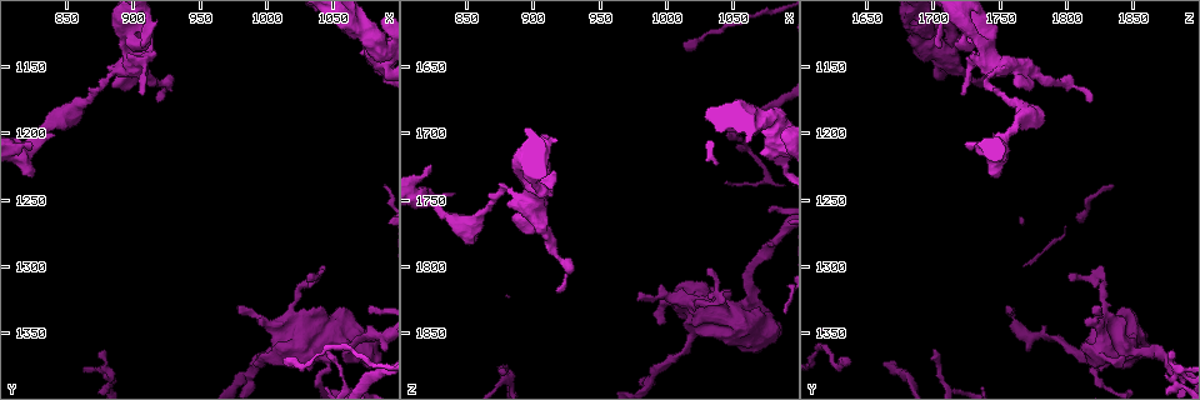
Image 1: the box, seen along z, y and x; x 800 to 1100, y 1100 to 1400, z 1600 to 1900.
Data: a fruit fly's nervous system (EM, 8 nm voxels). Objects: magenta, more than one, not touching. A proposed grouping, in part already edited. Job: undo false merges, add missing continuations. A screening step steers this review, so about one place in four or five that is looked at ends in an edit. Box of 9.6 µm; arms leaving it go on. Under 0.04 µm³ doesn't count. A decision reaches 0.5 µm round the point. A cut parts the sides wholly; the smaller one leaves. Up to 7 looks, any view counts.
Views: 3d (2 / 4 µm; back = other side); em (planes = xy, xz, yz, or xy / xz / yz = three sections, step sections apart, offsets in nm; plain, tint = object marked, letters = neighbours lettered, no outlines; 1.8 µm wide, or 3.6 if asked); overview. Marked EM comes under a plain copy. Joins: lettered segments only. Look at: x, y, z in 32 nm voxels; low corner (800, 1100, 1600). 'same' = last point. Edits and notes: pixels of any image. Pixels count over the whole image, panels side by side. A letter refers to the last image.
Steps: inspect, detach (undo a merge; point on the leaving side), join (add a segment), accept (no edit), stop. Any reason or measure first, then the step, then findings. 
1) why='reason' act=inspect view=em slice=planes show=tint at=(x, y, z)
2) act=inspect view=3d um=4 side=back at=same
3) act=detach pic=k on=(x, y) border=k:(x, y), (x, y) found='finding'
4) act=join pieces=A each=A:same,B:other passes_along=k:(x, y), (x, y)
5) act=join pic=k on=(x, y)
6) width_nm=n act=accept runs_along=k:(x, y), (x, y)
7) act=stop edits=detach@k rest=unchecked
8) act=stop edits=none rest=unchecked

why='abrupt turn' act=inspect view=3d um=4 at=(1064, 1360, 1838)

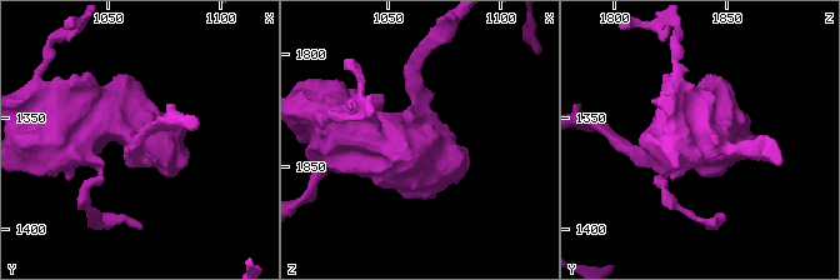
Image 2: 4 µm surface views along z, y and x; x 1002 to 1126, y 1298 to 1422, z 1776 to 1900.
act=inspect view=em um=3.6 slice=xy step=8 show=tint at=(1063, 1358, 1838)

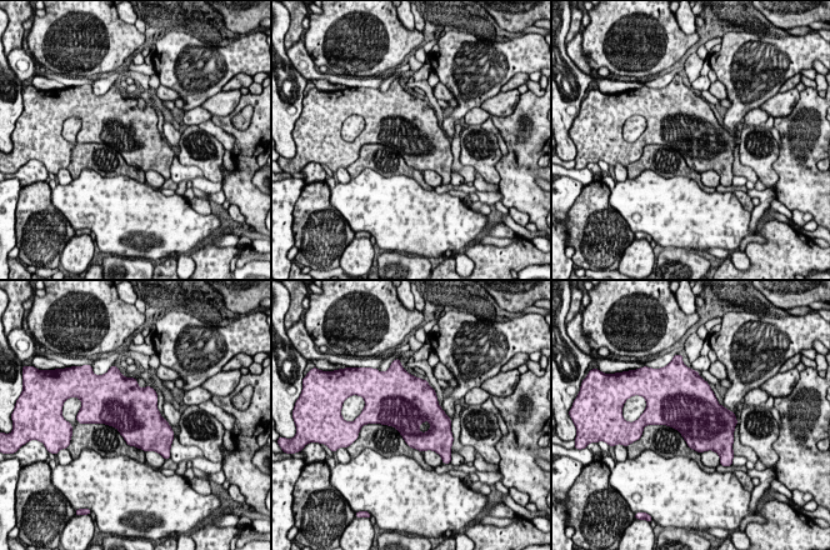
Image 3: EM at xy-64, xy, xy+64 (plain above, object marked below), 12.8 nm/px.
why='cut it another way' act=inspect view=em um=3.6 slice=planes show=letters at=same

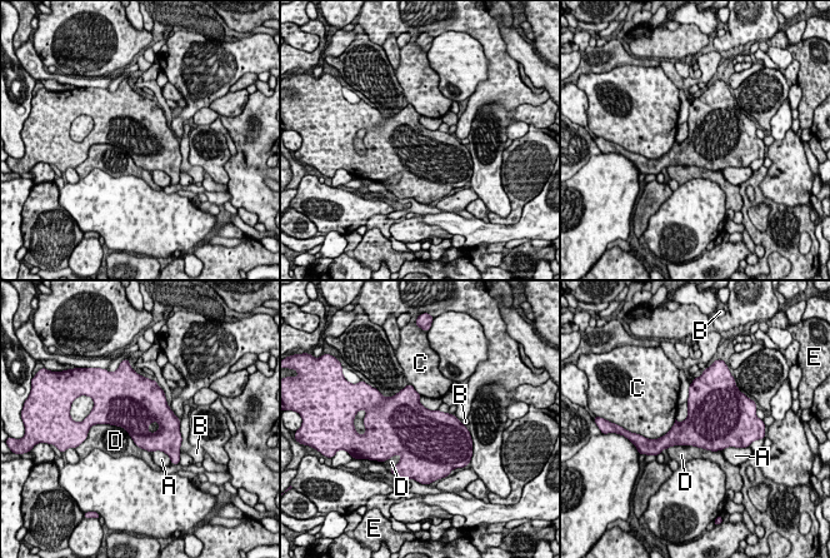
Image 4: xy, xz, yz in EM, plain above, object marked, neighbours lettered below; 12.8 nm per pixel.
act=accept each=A:other,B:other,C:other,D:other,E:other found='continuous, no second neuron'

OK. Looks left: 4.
why='four or more arms meet' act=inspect view=3d um=2 side=back at=(1082, 1138, 1704)

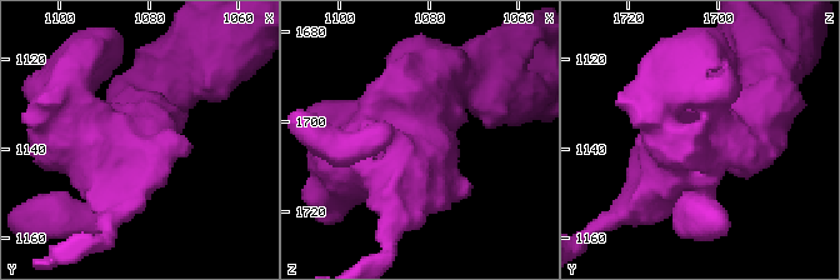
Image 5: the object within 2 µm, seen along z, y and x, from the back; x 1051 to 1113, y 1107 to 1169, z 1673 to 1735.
why='now the EM' act=inspect view=em slice=yz step=8 show=tint at=(1081, 1137, 1704)

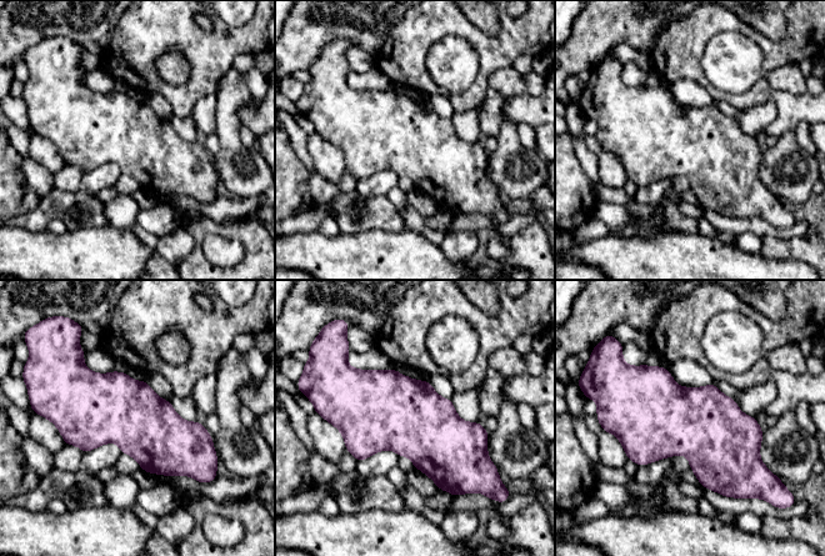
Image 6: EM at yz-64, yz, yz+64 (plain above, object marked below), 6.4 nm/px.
act=inspect view=em slice=planes show=letters at=same

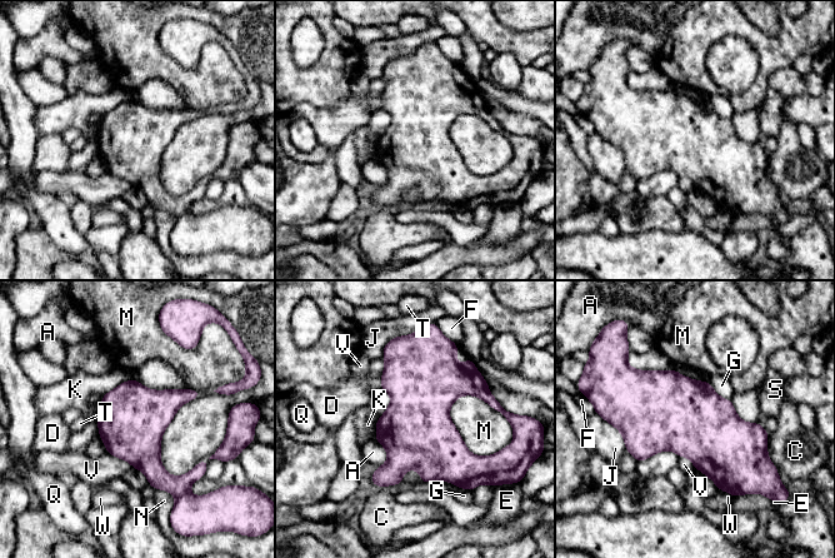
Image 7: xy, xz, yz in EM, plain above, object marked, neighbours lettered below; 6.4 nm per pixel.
act=accept each=A:other,C:other,D:other,E:other,F:other,G:other,J:other,K:other,M:other,N:other,Q:other,S:other,T:other,V:other,W:other found='one neuron here'

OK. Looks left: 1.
why='an open end' act=inspect view=em slice=xy step=4 show=letters at=(994, 1366, 1842)

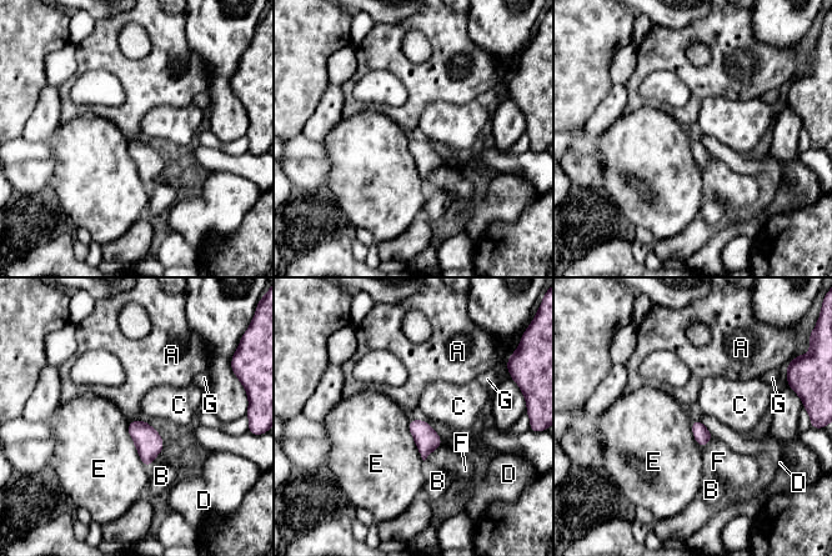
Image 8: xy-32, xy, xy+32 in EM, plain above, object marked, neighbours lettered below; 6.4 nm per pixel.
longest_contact=E:300nm act=accept each=A:other,B:other,C:other,D:other,E:other,F:other,G:other border=8:(136, 419), (128, 425) found='no lettered segment goes on from it'

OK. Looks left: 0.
act=stop edits=none rest=unchecked

